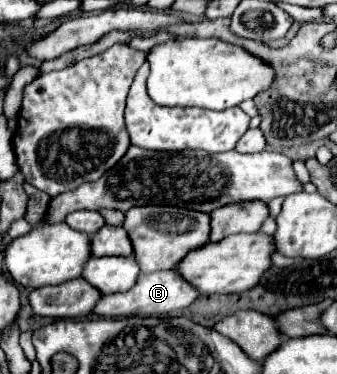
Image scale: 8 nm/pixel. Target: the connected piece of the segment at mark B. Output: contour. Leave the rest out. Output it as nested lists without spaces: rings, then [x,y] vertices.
[[[173,270],[165,272],[141,272],[137,278],[137,284],[121,294],[109,294],[101,296],[101,300],[95,304],[93,314],[105,316],[105,318],[125,318],[125,316],[167,316],[175,310],[187,308],[193,300],[197,300],[199,292],[185,284]]]

